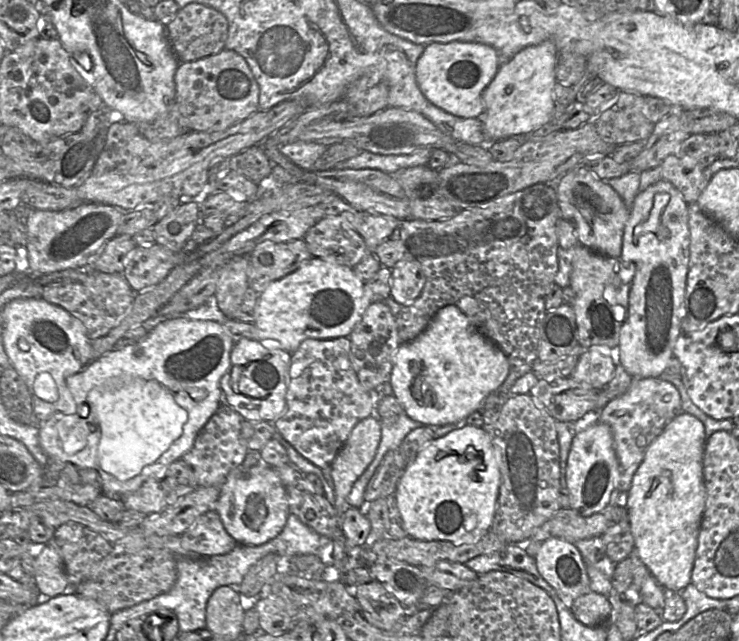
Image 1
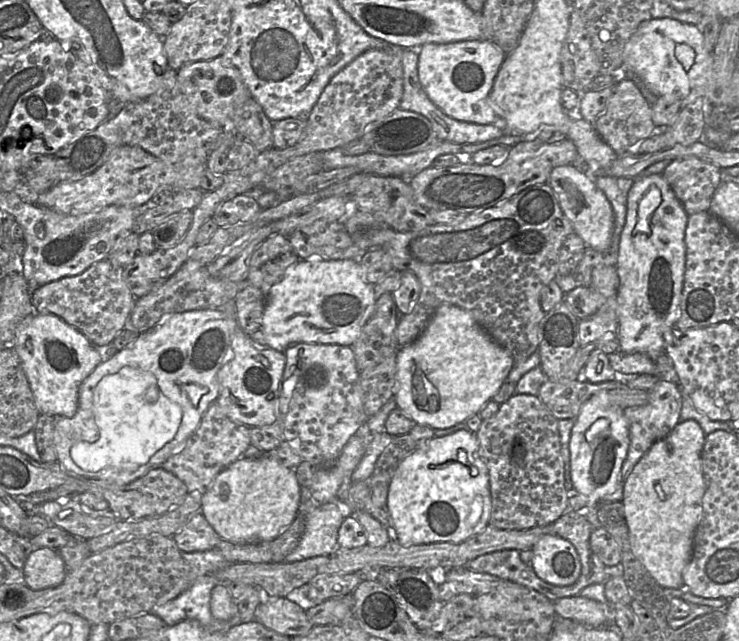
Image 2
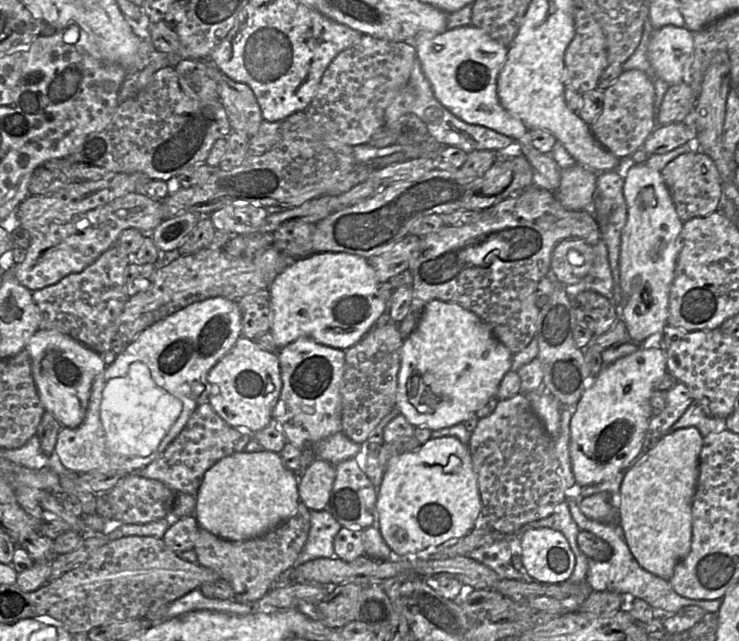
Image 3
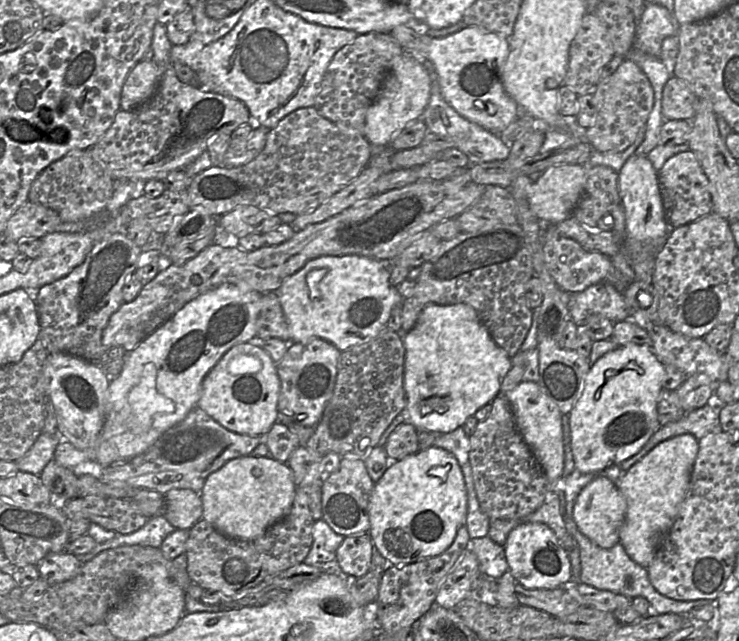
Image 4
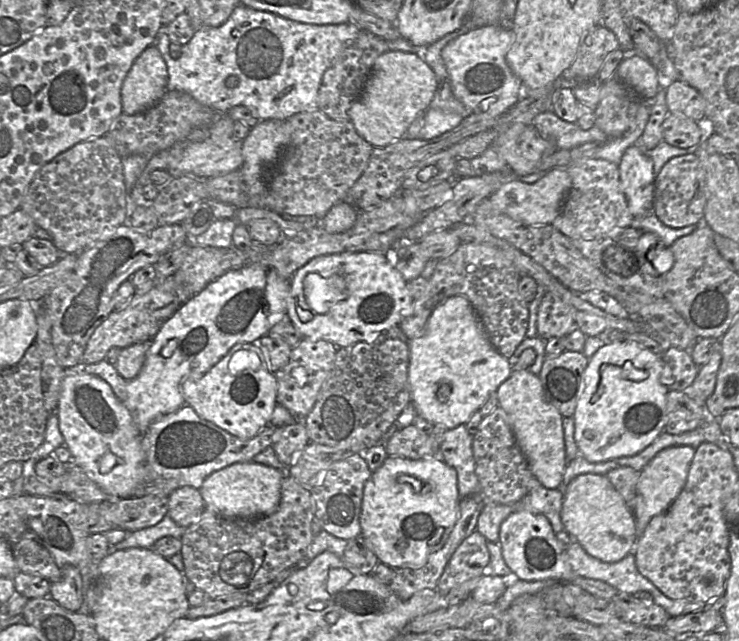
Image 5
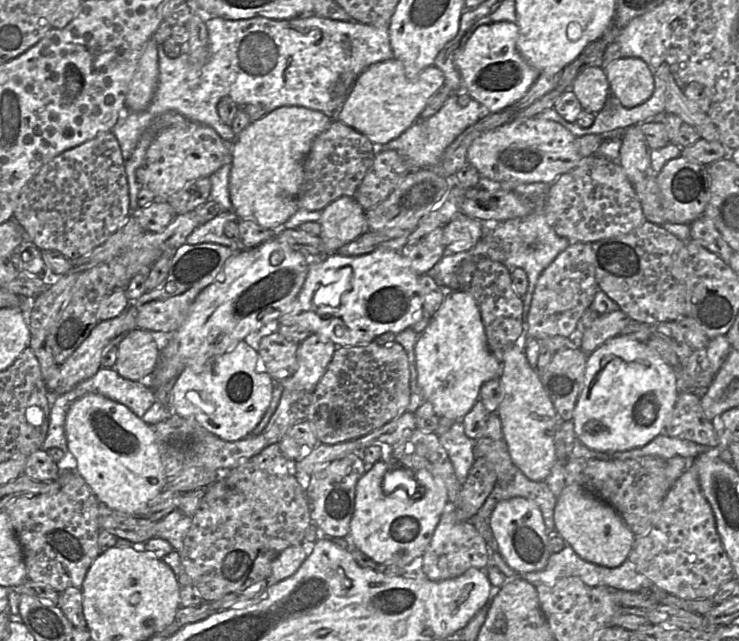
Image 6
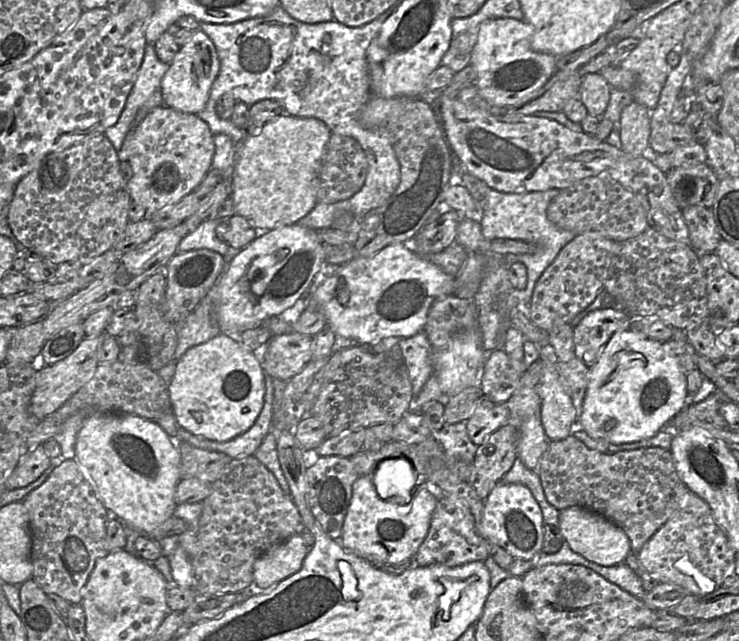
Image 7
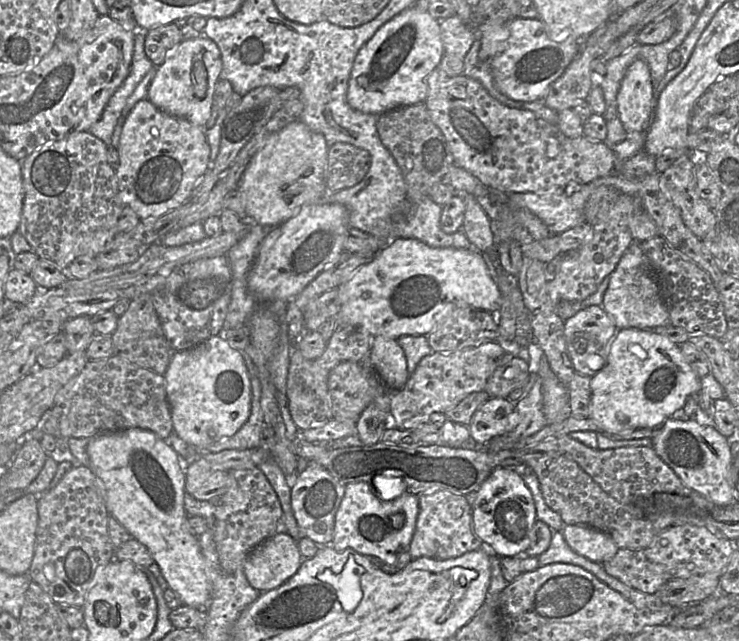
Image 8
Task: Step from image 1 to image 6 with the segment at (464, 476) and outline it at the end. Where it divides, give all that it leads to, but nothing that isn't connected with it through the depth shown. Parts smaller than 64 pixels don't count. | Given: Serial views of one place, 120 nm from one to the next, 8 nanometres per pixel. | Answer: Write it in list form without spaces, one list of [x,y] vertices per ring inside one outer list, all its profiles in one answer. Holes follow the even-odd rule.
[[[379,460],[358,480],[349,535],[354,548],[361,550],[377,564],[406,566],[426,550],[448,502],[448,494],[443,481],[435,479],[425,469],[413,471],[419,484],[419,495],[410,497],[403,488],[385,494],[382,489],[383,477],[393,466],[394,462]]]

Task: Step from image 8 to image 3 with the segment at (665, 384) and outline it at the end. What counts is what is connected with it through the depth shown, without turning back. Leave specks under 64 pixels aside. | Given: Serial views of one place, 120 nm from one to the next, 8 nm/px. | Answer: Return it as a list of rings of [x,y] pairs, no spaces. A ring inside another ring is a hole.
[[[651,343],[649,345],[642,345],[638,350],[632,352],[626,356],[620,357],[613,363],[604,366],[600,372],[595,376],[593,384],[586,387],[577,402],[576,409],[572,414],[570,420],[570,443],[569,443],[569,453],[571,460],[571,468],[574,474],[576,483],[580,486],[587,486],[599,483],[601,481],[612,478],[619,471],[624,471],[630,463],[638,455],[642,440],[644,438],[645,432],[647,430],[650,419],[652,418],[652,407],[650,405],[650,397],[652,392],[655,390],[656,383],[668,372],[667,361],[663,349],[655,344]]]

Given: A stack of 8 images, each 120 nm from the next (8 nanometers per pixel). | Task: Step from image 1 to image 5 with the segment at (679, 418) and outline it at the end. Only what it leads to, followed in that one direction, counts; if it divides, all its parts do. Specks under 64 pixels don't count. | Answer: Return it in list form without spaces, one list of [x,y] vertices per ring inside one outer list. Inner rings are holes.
[[[673,446],[661,450],[640,471],[633,515],[638,536],[642,534],[653,517],[663,513],[677,498],[685,486],[695,449],[690,446]]]

